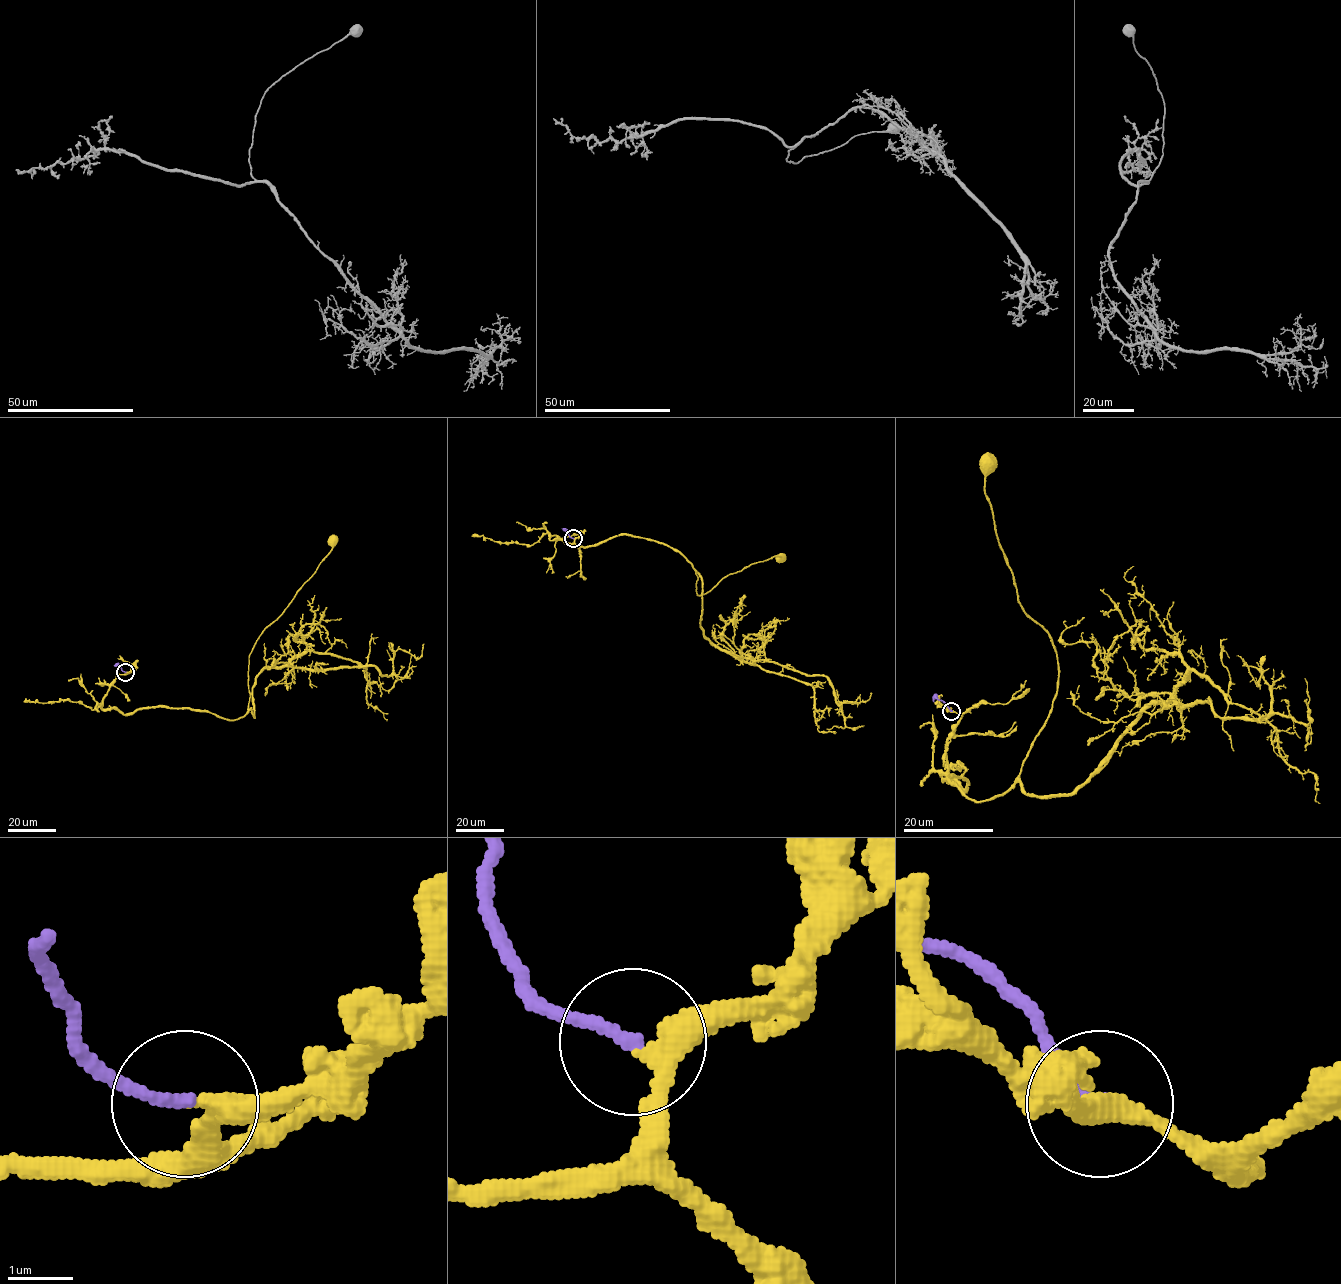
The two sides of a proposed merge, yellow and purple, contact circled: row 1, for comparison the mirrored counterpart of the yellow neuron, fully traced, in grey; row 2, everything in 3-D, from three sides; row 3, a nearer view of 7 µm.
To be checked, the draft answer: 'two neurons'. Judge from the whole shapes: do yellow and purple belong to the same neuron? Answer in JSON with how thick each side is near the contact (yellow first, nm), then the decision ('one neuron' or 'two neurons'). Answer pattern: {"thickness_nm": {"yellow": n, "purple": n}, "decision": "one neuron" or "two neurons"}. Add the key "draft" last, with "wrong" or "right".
{"thickness_nm": {"yellow": 300, "purple": 180}, "decision": "one neuron", "draft": "wrong"}

